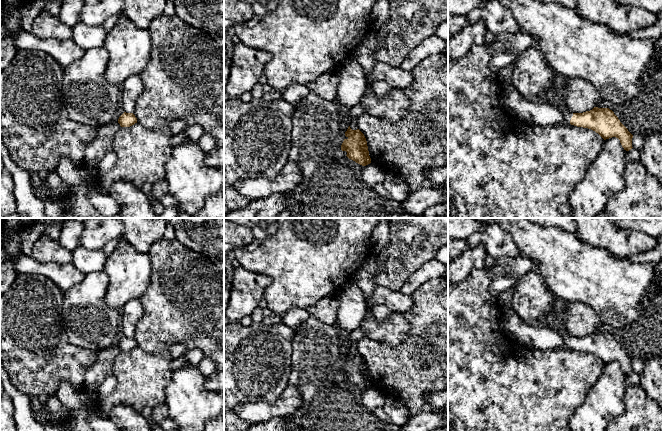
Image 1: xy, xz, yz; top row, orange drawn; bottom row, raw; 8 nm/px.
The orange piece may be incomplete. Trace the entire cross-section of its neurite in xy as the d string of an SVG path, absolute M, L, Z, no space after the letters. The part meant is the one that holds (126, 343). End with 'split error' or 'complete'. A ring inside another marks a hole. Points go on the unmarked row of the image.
M124 336L118 343L118 347L121 351L130 351L137 347L137 342L133 337Z | complete

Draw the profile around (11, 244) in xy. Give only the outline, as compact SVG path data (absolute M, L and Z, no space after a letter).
M6 221L4 223L6 231L2 234L3 242L1 245L5 249L8 257L0 265L0 296L9 290L19 275L14 269L14 264L17 258L23 254L19 241L20 228L18 226L11 226Z

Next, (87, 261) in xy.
M81 245L72 252L72 264L84 275L102 271L106 258L103 250L89 250Z

